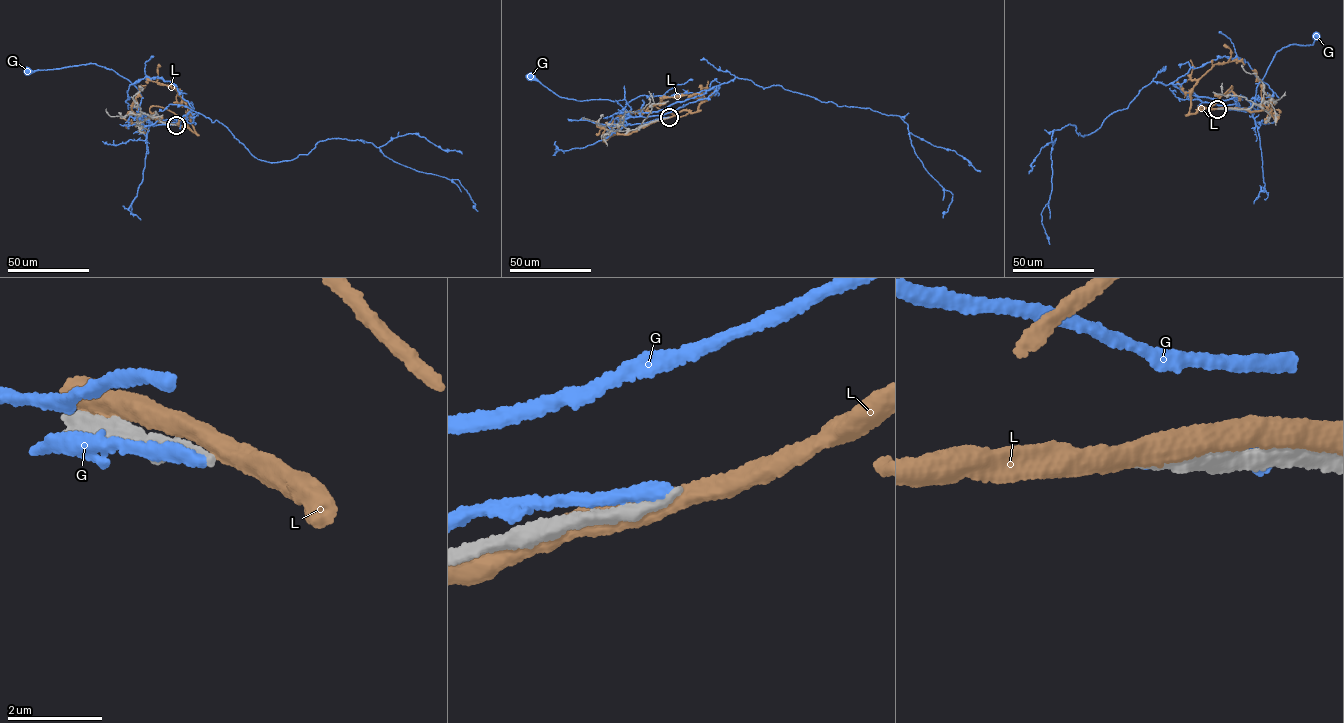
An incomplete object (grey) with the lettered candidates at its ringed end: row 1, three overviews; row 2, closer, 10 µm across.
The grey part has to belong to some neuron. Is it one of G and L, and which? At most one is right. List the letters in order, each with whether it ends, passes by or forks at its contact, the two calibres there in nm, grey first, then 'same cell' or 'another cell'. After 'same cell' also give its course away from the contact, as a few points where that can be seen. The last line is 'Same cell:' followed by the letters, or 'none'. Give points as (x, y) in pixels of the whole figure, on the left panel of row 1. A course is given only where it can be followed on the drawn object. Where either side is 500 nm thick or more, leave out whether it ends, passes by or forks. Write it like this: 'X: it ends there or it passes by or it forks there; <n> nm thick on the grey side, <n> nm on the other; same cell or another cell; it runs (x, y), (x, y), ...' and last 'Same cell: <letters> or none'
G: it ends there; 400 nm thick on the grey side, 400 nm on the other; another cell
L: it passes by; 360 nm thick on the grey side, 440 nm on the other; another cell
Same cell: none

